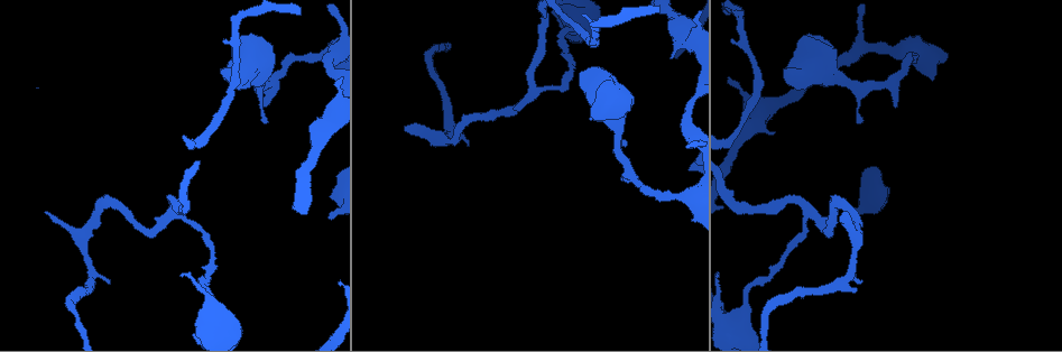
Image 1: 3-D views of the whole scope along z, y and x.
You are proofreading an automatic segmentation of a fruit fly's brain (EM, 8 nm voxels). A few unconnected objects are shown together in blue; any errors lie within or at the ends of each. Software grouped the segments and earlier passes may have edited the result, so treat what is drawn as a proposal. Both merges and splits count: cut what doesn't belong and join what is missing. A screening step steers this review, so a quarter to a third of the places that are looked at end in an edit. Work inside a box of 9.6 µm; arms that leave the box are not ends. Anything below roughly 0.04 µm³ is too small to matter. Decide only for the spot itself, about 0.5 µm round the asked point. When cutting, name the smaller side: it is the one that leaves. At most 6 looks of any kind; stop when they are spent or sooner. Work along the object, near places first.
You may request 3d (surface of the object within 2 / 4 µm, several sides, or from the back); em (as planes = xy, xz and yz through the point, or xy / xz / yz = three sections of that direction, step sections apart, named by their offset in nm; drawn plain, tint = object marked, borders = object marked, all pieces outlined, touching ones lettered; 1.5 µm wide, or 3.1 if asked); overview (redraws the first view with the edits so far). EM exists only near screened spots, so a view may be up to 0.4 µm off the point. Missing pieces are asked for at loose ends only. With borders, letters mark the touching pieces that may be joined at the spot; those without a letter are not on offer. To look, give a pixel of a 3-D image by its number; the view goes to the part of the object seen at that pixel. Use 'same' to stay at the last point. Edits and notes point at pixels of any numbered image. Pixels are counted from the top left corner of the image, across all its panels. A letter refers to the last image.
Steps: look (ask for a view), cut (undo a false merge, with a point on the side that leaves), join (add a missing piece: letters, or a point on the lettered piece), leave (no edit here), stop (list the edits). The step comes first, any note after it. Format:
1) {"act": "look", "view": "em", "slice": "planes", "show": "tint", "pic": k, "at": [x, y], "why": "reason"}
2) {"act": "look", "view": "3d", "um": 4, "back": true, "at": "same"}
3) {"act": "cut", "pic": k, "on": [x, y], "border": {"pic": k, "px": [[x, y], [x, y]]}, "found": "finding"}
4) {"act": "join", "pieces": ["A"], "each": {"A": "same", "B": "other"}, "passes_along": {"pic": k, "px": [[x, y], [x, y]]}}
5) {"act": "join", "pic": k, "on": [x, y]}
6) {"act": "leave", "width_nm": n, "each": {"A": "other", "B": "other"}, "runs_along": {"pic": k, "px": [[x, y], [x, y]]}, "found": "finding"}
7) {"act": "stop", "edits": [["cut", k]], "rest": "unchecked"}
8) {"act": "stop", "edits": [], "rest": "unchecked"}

{"act": "look", "view": "em", "slice": "yz", "step": 4, "show": "tint", "pic": 1, "at": [406, 129]}

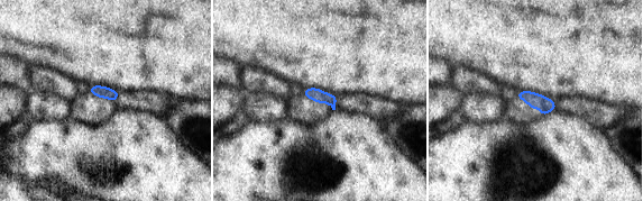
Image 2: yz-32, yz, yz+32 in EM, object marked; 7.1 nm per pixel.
{"act": "look", "view": "em", "slice": "planes", "show": "borders", "at": "same", "why": "cut it another way"}

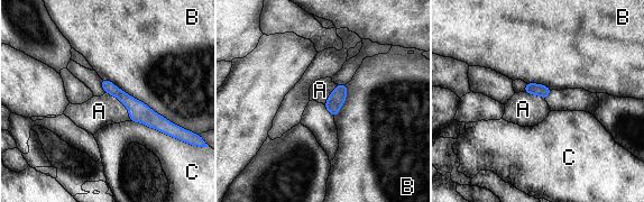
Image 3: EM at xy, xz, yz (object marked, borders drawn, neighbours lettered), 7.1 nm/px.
{"act": "join", "pieces": ["A"], "width_nm": 90, "each": {"A": "same", "B": "other", "C": "other"}, "passes_along": {"pic": 3, "px": [[140, 112], [122, 103], [99, 111]]}, "found": "it goes on there"}

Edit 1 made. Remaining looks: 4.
{"act": "look", "view": "em", "slice": "yz", "step": 8, "show": "tint", "pic": 1, "at": [222, 73], "why": "branch stops here"}

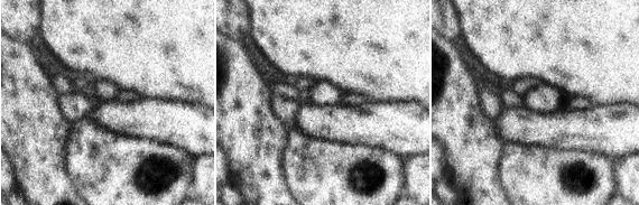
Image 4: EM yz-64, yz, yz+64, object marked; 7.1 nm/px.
{"act": "look", "view": "em", "slice": "planes", "show": "borders", "at": "same"}

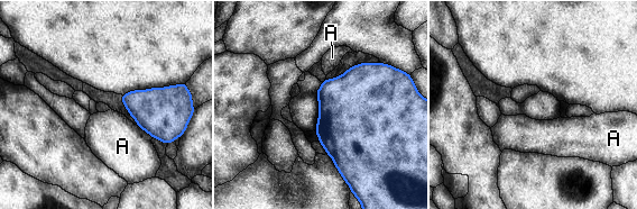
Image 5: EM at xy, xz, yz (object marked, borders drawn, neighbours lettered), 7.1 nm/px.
{"act": "leave", "each": {"A": "other"}, "border": {"pic": 5, "px": [[136, 124], [151, 138]]}, "found": "none of them fits"}

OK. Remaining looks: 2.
{"act": "stop", "edits": [["join", 3]], "rest": "unchecked"}

